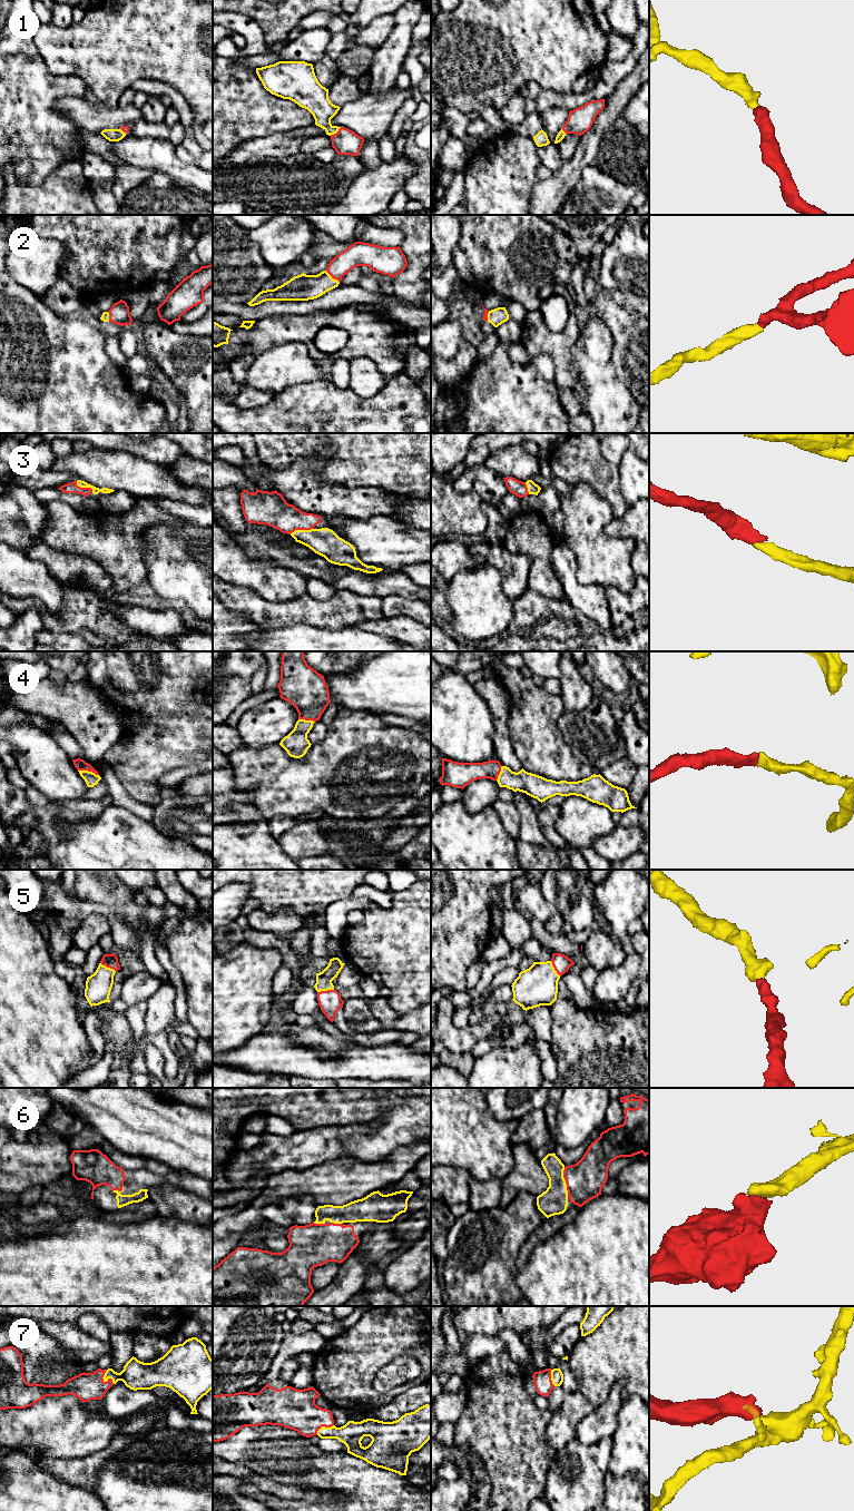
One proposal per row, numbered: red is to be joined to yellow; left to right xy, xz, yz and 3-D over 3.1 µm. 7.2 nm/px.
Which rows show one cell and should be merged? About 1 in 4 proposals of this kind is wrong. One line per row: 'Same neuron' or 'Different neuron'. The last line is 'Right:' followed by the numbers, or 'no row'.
1: Same neuron
2: Same neuron
3: Same neuron
4: Same neuron
5: Same neuron
6: Same neuron
7: Same neuron
Right: 1, 2, 3, 4, 5, 6, 7

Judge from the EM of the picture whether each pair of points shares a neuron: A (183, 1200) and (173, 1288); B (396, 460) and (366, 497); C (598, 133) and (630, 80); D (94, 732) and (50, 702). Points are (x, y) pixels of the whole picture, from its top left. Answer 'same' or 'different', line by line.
A: different
B: different
C: same
D: same

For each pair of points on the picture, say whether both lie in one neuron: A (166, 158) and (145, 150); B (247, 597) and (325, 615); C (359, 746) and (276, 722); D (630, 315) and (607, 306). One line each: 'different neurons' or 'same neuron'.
A: same neuron
B: same neuron
C: different neurons
D: same neuron

